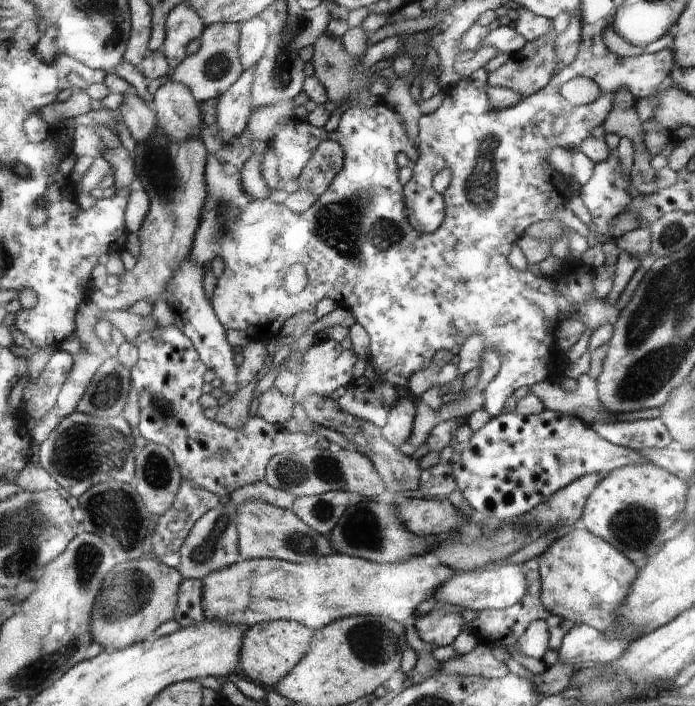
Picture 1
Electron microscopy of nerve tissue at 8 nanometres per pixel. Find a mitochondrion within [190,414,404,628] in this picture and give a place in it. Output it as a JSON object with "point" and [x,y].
{"point":[366,530]}

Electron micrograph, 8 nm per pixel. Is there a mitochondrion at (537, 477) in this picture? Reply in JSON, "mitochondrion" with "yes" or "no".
{"mitochondrion":"no"}

